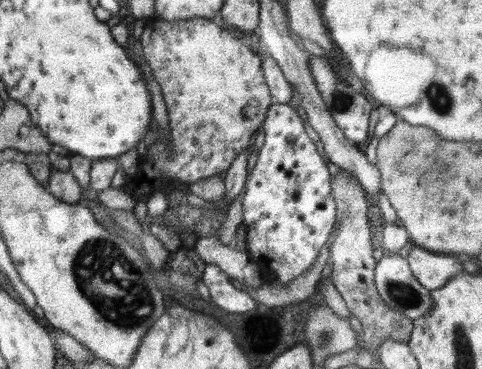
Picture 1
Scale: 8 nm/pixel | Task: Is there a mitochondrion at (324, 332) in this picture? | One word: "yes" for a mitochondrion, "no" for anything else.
yes

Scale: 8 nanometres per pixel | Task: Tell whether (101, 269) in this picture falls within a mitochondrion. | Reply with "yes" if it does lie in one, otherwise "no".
yes

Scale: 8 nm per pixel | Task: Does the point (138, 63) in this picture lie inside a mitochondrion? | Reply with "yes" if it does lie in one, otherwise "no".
no

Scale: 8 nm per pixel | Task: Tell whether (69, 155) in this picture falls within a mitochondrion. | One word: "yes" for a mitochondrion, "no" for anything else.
no

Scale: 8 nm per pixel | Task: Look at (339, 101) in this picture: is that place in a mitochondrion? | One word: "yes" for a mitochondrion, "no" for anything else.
yes

